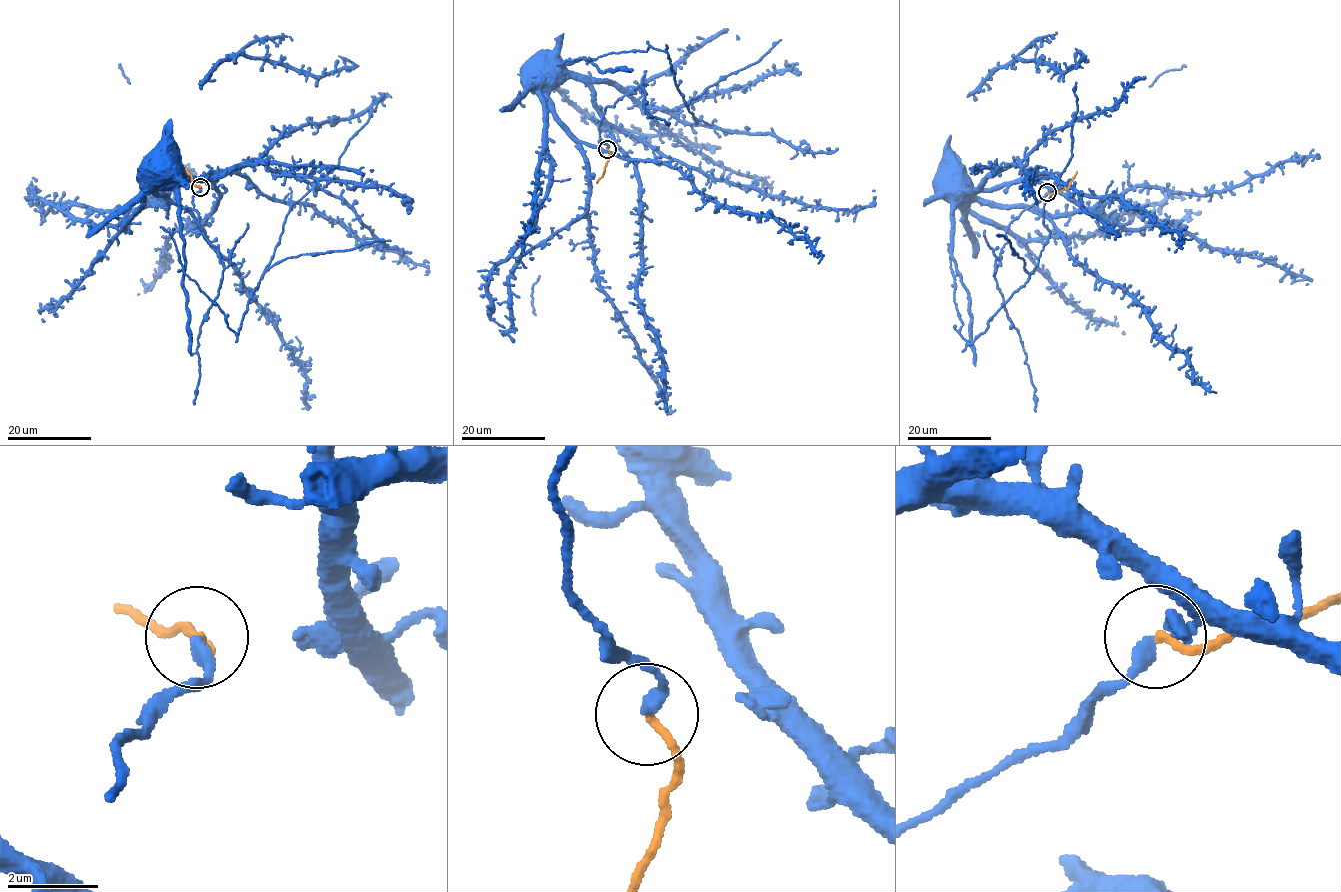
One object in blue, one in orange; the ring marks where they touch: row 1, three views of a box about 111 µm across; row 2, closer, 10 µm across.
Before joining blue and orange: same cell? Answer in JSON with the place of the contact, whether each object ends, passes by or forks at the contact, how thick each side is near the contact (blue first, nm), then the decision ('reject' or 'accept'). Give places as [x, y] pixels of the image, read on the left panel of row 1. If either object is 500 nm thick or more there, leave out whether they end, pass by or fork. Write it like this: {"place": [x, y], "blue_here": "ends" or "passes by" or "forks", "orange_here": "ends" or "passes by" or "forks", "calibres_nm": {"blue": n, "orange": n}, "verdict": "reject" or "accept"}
{"place": [200, 187], "blue_here": "ends", "orange_here": "ends", "calibres_nm": {"blue": 280, "orange": 150}, "verdict": "accept"}

